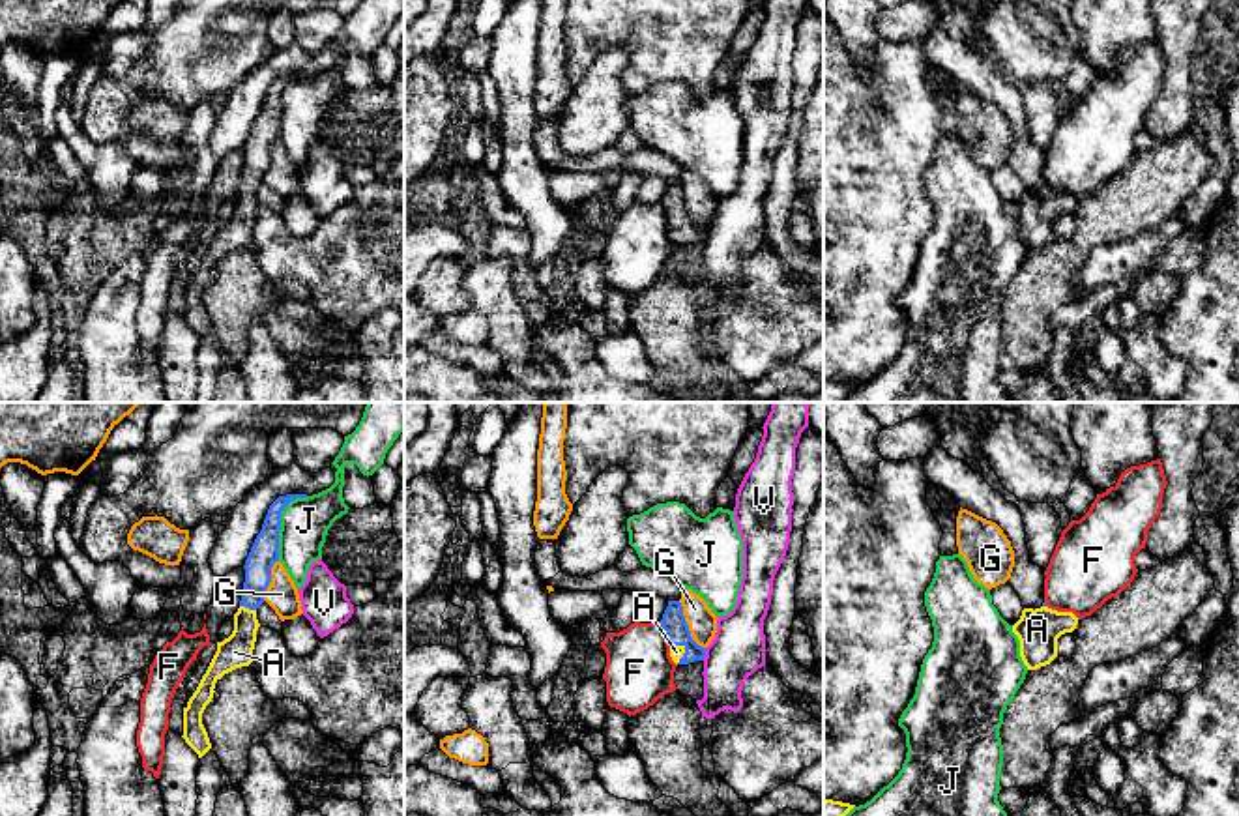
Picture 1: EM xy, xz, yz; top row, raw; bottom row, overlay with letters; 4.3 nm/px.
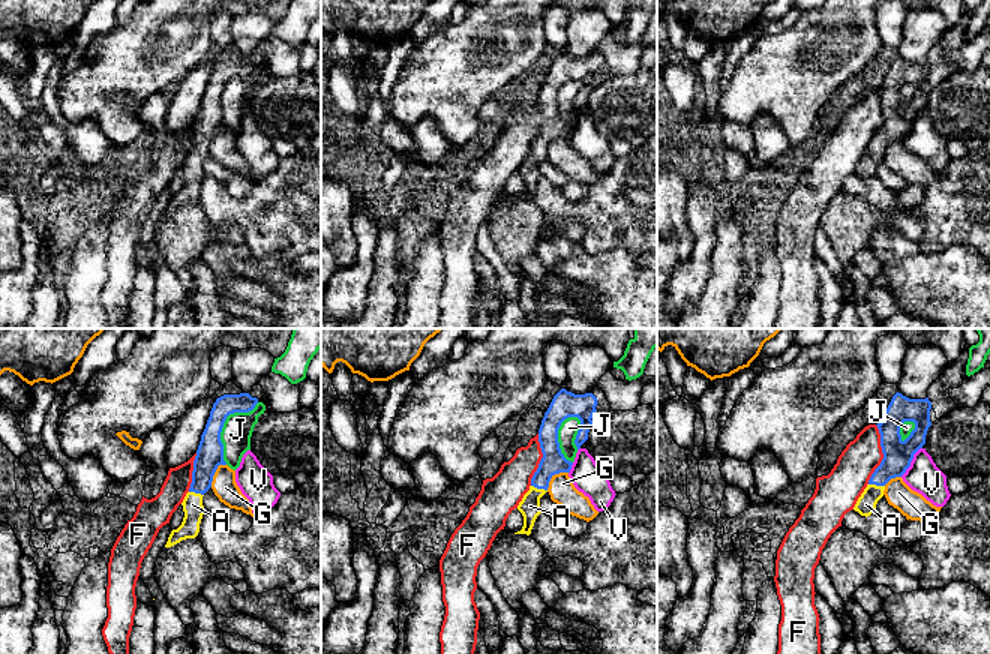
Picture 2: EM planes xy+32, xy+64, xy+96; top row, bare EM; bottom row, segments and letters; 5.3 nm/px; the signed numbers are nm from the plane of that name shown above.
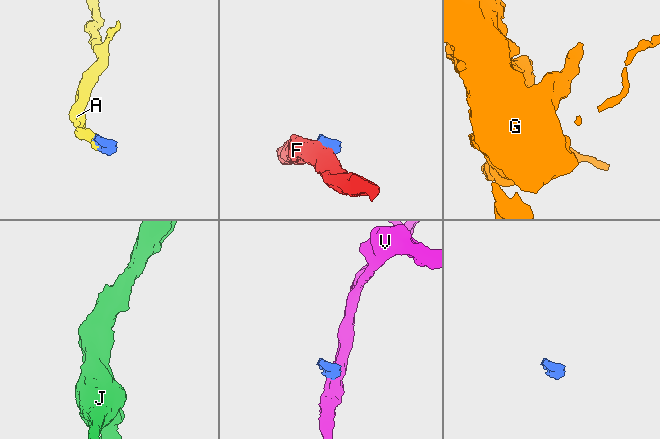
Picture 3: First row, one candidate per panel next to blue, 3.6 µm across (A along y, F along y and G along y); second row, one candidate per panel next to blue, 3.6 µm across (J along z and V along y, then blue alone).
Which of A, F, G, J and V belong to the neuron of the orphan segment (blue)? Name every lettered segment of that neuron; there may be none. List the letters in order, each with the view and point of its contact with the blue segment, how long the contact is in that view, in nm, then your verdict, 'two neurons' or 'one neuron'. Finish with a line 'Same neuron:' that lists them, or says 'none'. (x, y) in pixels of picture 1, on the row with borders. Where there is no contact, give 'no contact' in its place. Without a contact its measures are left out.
A: contact xy (247, 607); length 80 nm; one neuron
F: contact xz (667, 633); length 120 nm; two neurons
G: contact xz (687, 626); length 240 nm; two neurons
J: contact xy (279, 523); length 300 nm; two neurons
V: contact xz (704, 654); length 60 nm; two neurons
Same neuron: A

